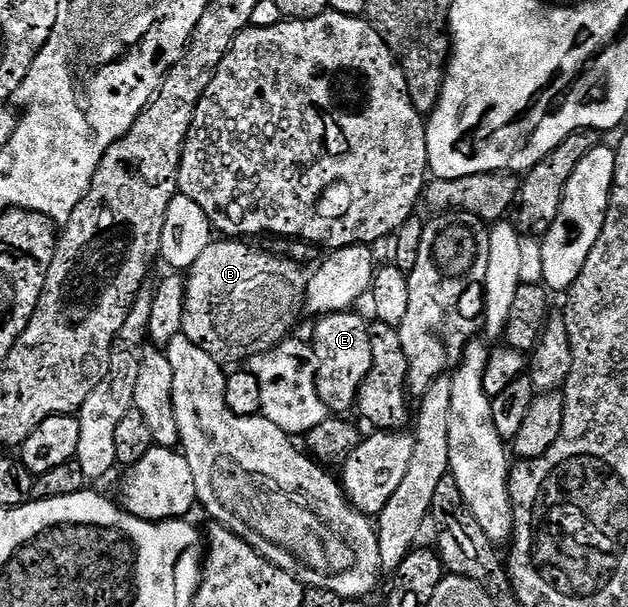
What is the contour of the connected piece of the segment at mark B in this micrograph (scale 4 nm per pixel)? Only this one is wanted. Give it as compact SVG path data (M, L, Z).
M217 238L209 243L207 250L203 250L203 254L199 254L199 258L195 258L195 262L187 269L187 287L185 289L185 313L183 314L183 334L191 342L195 342L195 346L199 346L199 350L207 350L207 354L211 354L211 358L215 358L218 364L222 366L237 366L242 362L252 359L254 356L263 355L274 351L278 345L288 340L296 326L297 319L303 316L305 307L305 285L307 283L307 272L304 272L302 265L292 258L284 260L281 256L272 256L269 252L260 252L257 248L252 248L252 243L242 242L237 238Z

